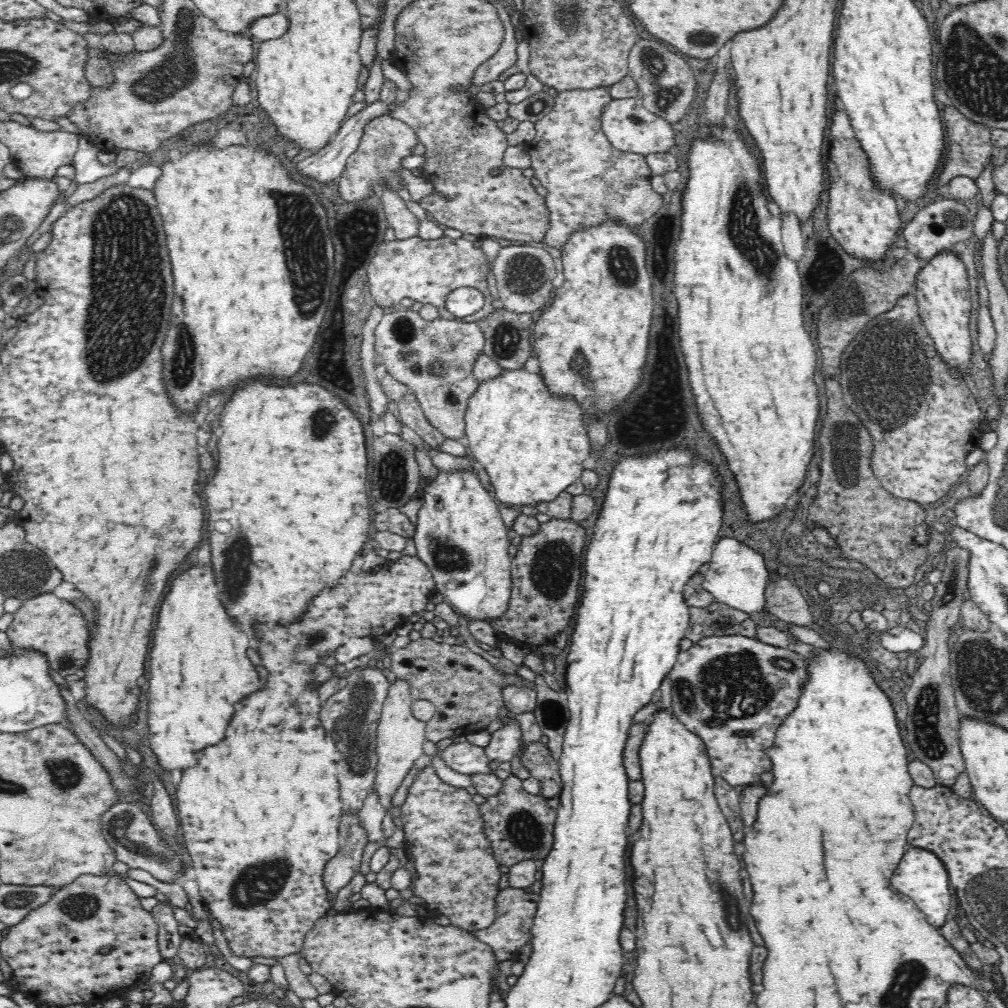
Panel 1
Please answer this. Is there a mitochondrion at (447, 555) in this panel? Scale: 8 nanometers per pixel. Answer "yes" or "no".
yes

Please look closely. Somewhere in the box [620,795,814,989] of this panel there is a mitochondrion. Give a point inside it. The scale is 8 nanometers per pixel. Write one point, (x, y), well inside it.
(726, 893)

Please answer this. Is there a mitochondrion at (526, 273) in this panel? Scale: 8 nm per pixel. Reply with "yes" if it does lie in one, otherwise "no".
yes

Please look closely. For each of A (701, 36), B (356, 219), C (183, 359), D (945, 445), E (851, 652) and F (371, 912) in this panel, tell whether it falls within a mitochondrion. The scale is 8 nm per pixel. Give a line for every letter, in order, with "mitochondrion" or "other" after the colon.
A: mitochondrion
B: other
C: mitochondrion
D: other
E: other
F: other

